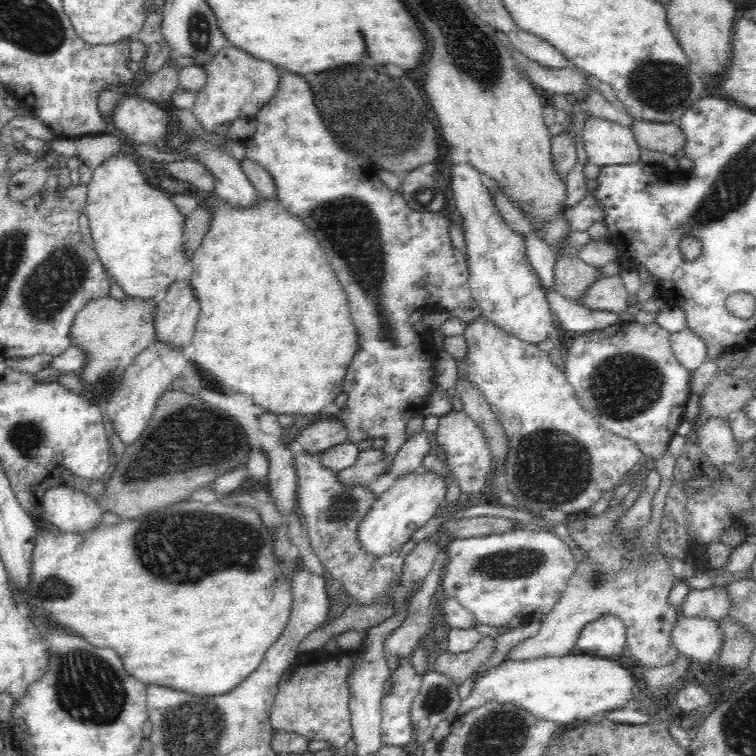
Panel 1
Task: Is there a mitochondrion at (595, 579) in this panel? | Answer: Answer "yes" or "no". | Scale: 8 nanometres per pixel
yes

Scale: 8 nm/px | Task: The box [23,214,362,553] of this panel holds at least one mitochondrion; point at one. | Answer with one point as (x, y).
(190, 441)

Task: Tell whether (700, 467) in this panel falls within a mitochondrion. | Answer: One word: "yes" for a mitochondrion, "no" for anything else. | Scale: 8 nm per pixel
no

